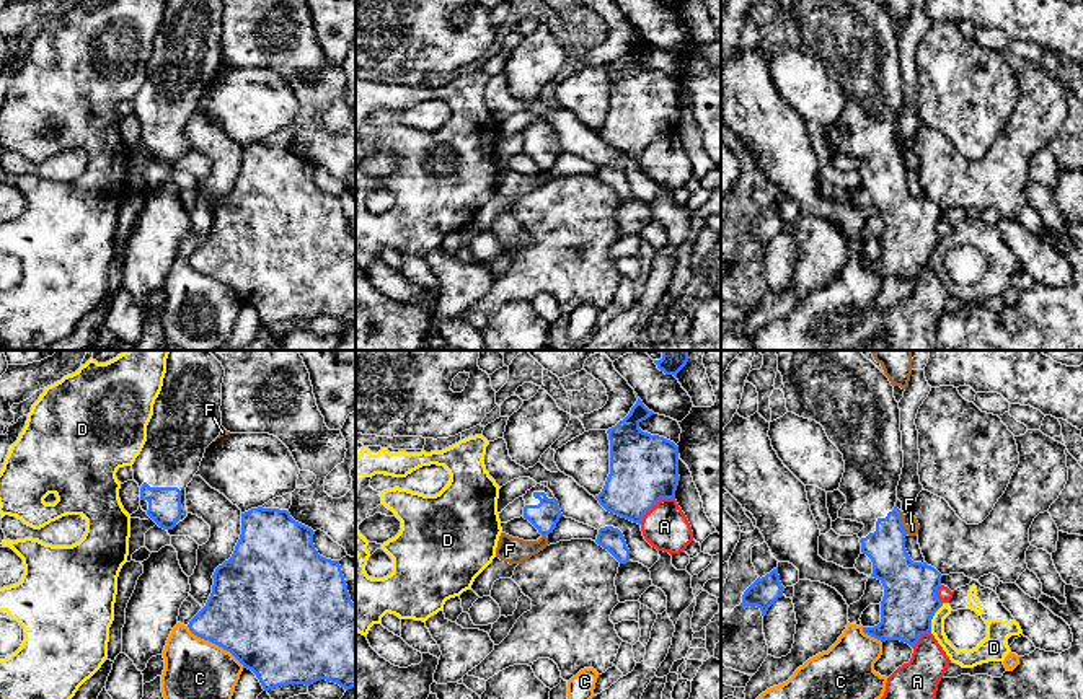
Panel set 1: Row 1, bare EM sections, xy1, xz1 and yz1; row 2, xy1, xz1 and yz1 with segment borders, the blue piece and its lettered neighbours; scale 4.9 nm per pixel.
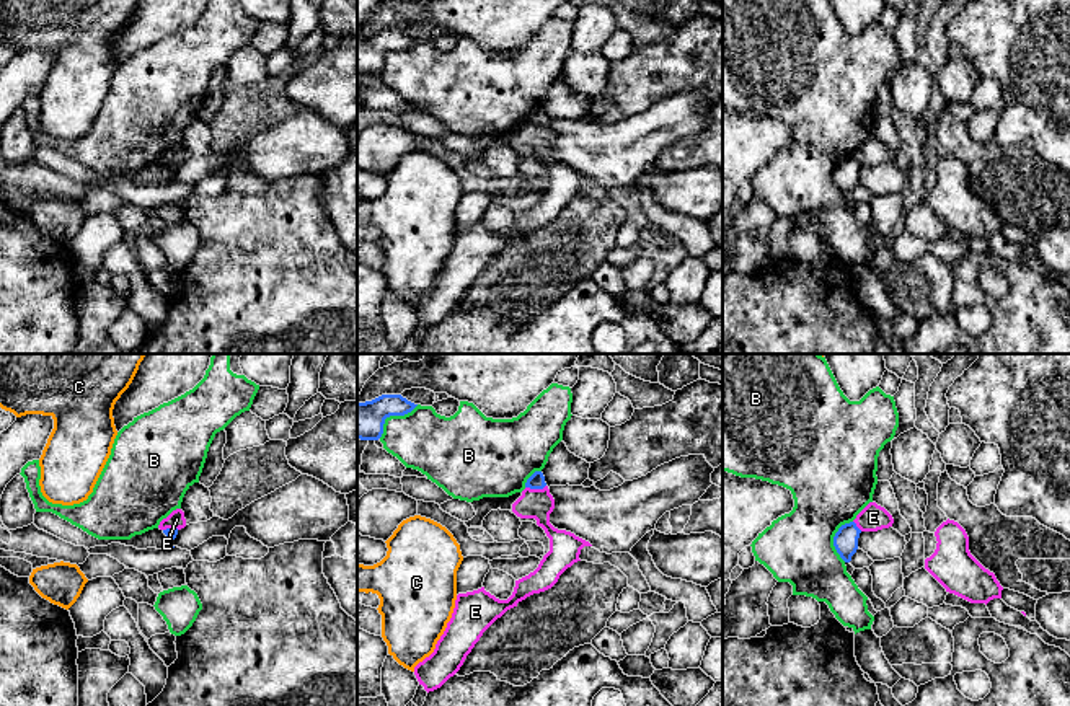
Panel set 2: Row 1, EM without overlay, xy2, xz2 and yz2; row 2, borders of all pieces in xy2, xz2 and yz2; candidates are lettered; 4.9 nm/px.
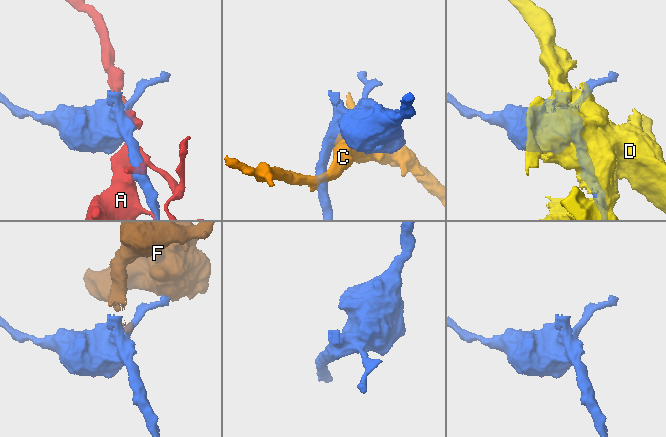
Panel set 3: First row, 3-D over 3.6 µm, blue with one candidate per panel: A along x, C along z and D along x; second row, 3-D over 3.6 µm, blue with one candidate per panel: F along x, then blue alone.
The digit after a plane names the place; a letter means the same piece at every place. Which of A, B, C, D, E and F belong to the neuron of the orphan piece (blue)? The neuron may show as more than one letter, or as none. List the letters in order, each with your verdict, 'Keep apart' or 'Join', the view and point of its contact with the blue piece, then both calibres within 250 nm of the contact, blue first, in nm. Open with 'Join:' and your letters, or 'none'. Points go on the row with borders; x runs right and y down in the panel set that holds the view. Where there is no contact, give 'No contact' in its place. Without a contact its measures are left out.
Join: none
A: Keep apart. Touches blue at xz1 (654, 504). Thickness 340 nm (blue) against 220 nm
B: Keep apart. Touches blue at xz2 (392, 414). Thickness 180 nm (blue) against 300 nm
C: Keep apart. Touches blue at xy1 (216, 644). Thickness 480 nm (blue) against 300 nm
D: Keep apart. Touches blue at yz1 (932, 618). Thickness 260 nm (blue) against 80 nm
E: Keep apart. Touches blue at xz2 (535, 488). Thickness 80 nm (blue) against 150 nm
F: Keep apart. Touches blue at yz1 (901, 522). Thickness 190 nm (blue) against 60 nm

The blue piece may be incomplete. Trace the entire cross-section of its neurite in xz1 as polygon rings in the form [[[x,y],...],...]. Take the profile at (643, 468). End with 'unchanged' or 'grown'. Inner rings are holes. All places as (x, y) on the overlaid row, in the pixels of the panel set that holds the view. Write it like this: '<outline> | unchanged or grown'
[[[638,398],[630,414],[607,430],[610,474],[595,495],[607,512],[638,525],[661,499],[675,499],[680,481],[679,446],[639,429],[652,414]]] | unchanged

